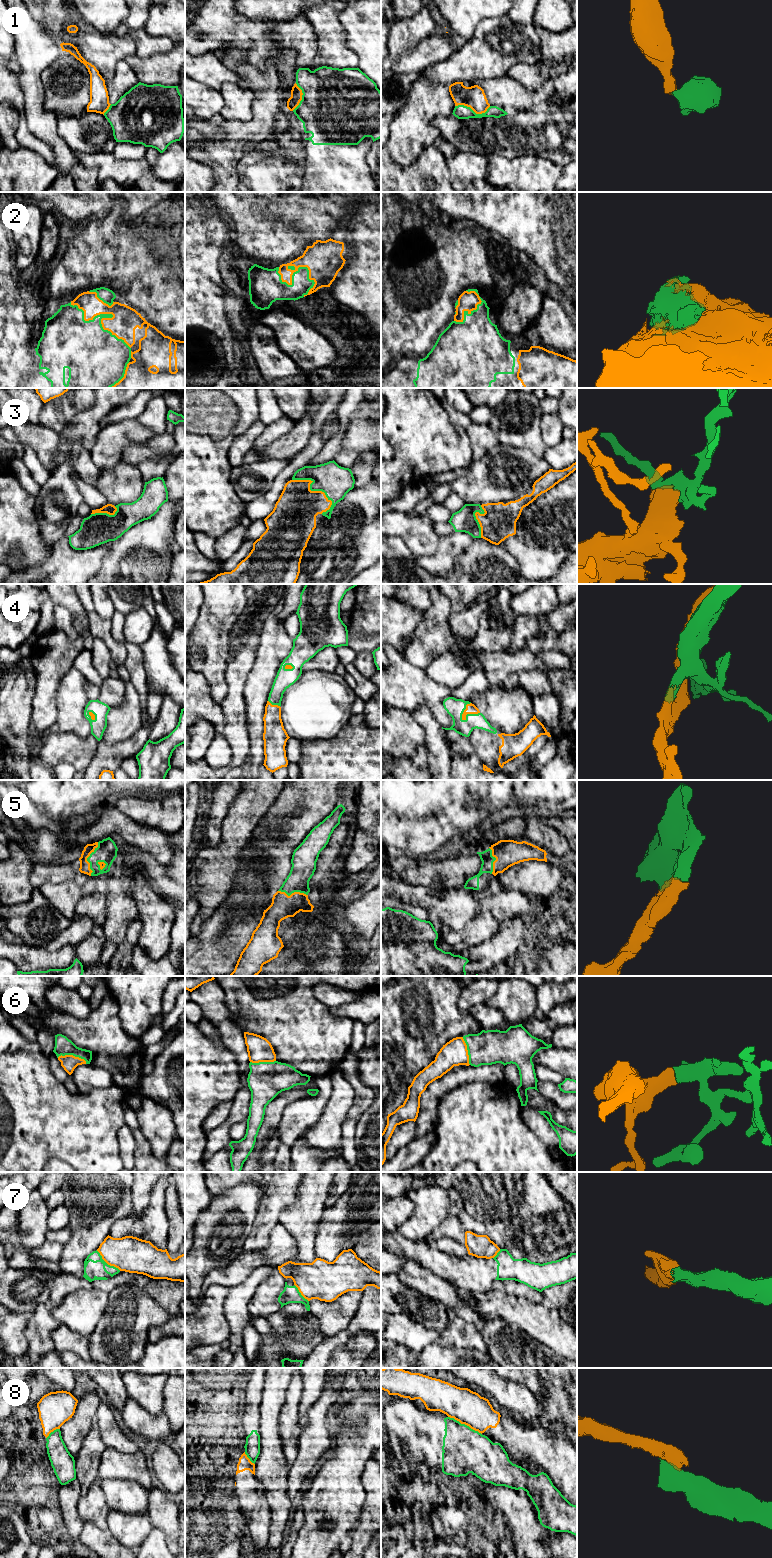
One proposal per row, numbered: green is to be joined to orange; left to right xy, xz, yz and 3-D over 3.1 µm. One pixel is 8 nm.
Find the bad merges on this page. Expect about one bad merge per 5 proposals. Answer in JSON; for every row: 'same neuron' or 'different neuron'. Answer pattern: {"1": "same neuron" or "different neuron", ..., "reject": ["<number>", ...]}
{"1": "same neuron", "2": "same neuron", "3": "same neuron", "4": "same neuron", "5": "same neuron", "6": "same neuron", "7": "different neuron", "8": "different neuron", "reject": ["7", "8"]}

